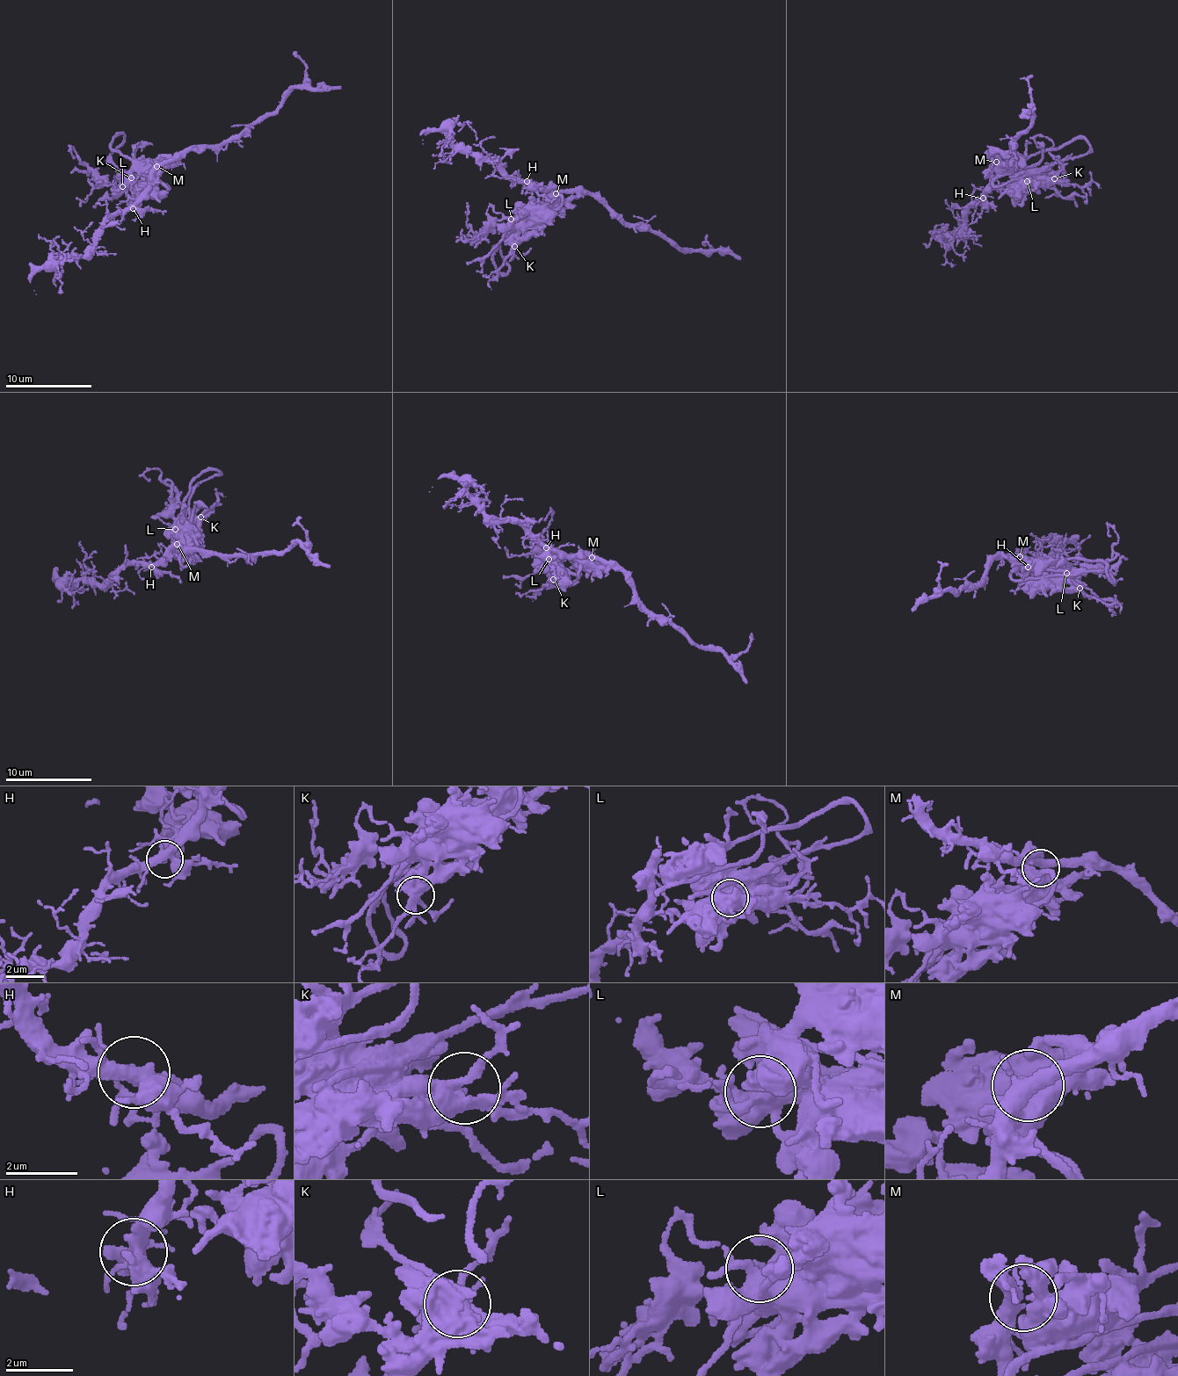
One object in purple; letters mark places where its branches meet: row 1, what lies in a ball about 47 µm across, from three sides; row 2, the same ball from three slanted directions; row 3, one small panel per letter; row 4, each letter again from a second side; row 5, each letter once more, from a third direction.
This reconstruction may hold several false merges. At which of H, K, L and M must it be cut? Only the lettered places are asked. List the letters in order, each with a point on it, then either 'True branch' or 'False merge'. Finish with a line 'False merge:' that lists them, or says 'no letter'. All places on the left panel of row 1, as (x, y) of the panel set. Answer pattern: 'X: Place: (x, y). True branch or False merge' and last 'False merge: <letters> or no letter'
H: Place: (133, 208). True branch
K: Place: (131, 177). True branch
L: Place: (122, 186). True branch
M: Place: (156, 166). False merge
False merge: M

